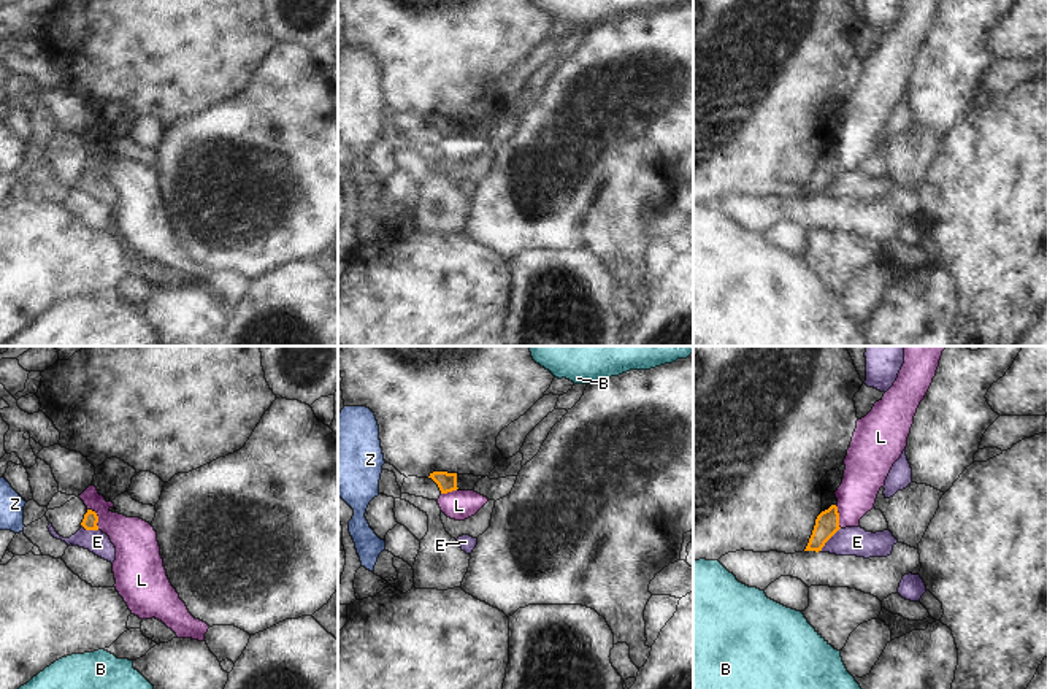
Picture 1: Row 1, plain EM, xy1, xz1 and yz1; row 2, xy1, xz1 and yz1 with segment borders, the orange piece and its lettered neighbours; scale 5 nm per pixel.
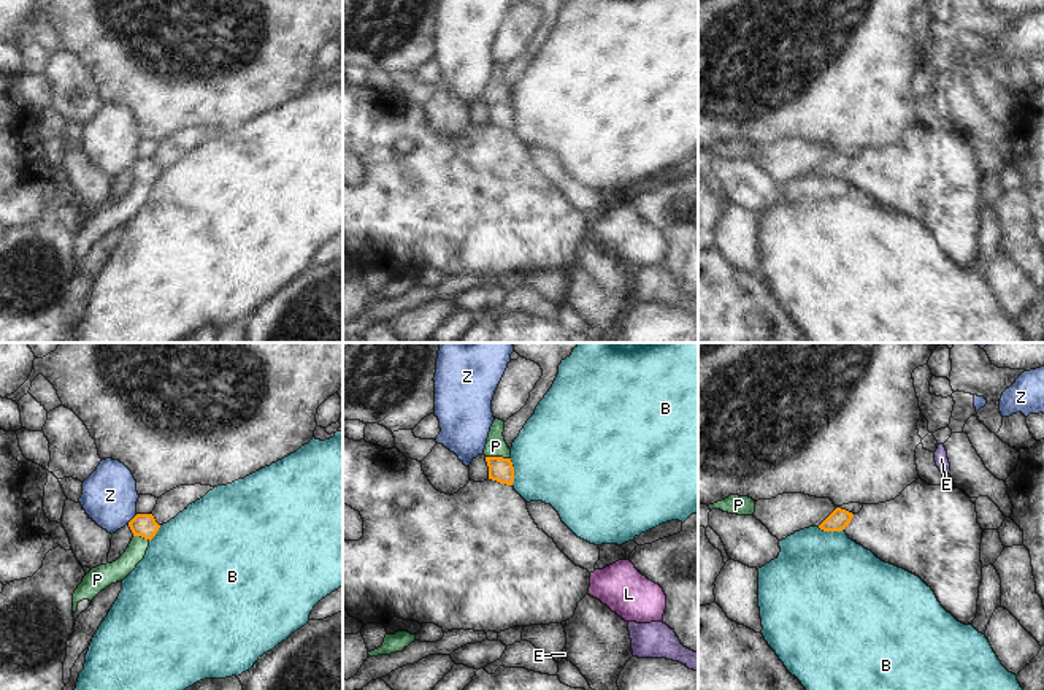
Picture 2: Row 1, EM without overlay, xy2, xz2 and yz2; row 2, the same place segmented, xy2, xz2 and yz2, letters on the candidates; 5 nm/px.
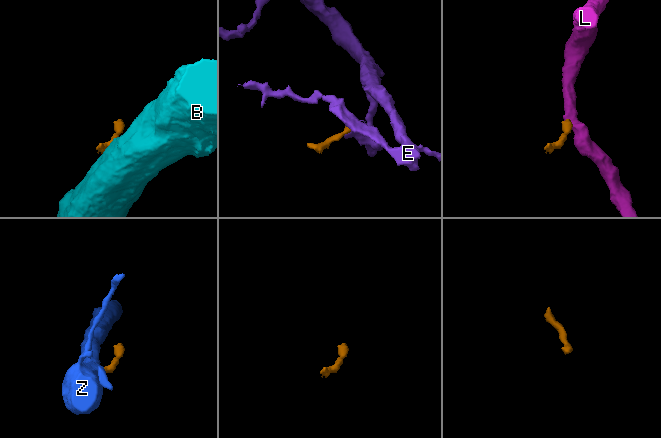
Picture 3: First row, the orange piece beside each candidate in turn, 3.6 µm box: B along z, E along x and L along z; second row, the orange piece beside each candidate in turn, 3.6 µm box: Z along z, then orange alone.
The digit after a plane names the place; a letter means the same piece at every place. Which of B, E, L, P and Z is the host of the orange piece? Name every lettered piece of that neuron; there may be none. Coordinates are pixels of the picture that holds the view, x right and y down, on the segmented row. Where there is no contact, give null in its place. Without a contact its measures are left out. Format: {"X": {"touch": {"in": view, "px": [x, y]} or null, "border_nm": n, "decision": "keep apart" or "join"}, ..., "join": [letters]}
{"B": {"touch": {"in": "xz2", "px": [513, 471]}, "border_nm": 140, "decision": "keep apart"}, "E": {"touch": {"in": "yz1", "px": [830, 537]}, "border_nm": 160, "decision": "keep apart"}, "L": {"touch": {"in": "xy1", "px": [97, 518]}, "border_nm": 130, "decision": "keep apart"}, "P": {"touch": {"in": "xz2", "px": [498, 457]}, "border_nm": 130, "decision": "join"}, "Z": {"touch": {"in": "xy2", "px": [132, 519]}, "border_nm": 80, "decision": "keep apart"}, "join": ["P"]}

